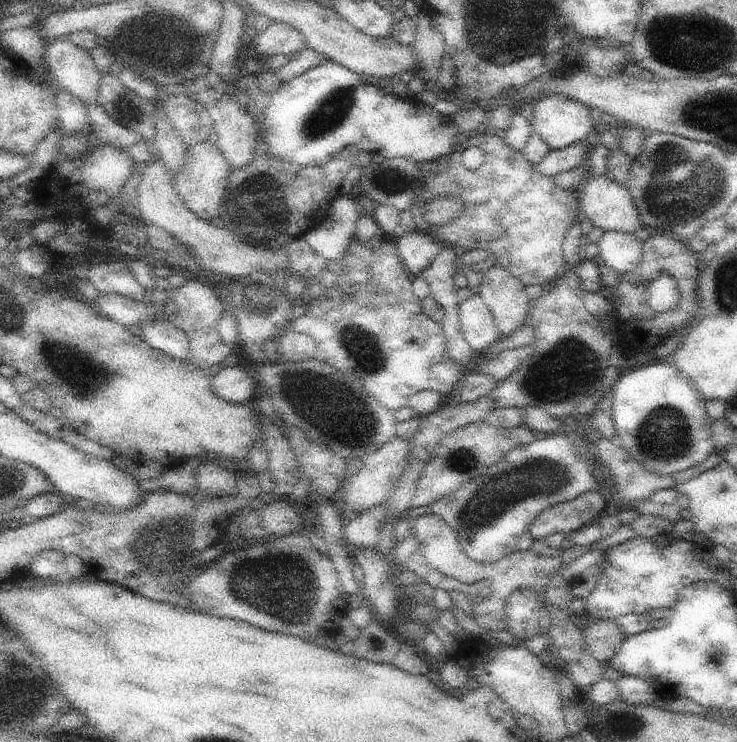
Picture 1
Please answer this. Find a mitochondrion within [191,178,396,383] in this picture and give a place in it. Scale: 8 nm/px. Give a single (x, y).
(365, 350)

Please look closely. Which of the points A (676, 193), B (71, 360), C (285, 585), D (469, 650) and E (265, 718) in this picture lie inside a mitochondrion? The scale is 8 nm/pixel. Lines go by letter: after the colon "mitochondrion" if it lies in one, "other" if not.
A: mitochondrion
B: mitochondrion
C: mitochondrion
D: other
E: other

